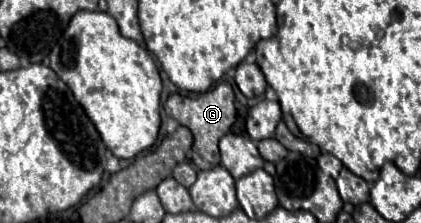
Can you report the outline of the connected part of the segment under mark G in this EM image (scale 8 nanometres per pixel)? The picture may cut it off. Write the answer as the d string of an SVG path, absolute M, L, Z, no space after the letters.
M217 82L211 90L197 94L197 96L181 96L181 94L171 94L165 102L165 112L173 116L179 124L187 126L193 132L193 152L199 156L197 166L201 170L213 168L219 164L219 148L217 142L221 136L229 132L229 128L235 122L235 96L233 88L227 82Z

